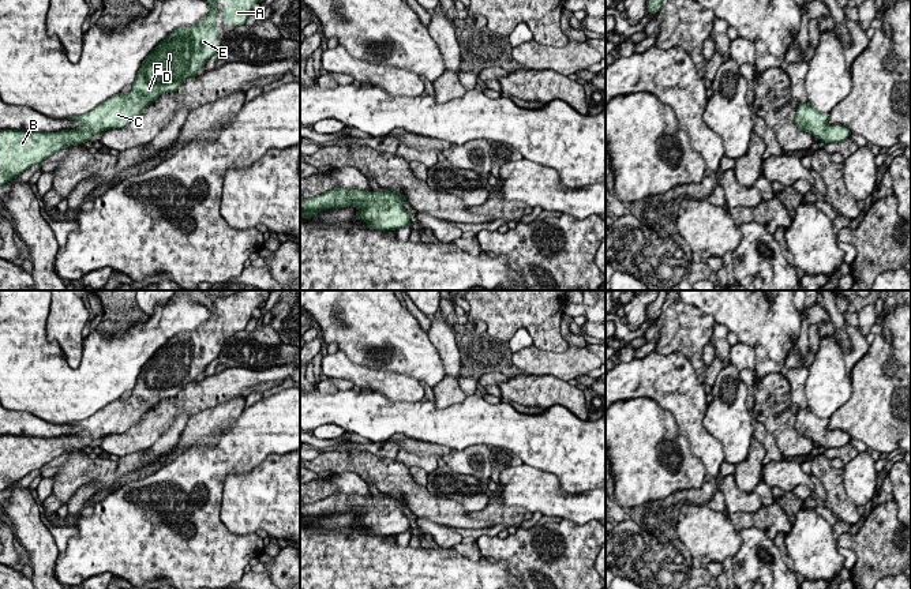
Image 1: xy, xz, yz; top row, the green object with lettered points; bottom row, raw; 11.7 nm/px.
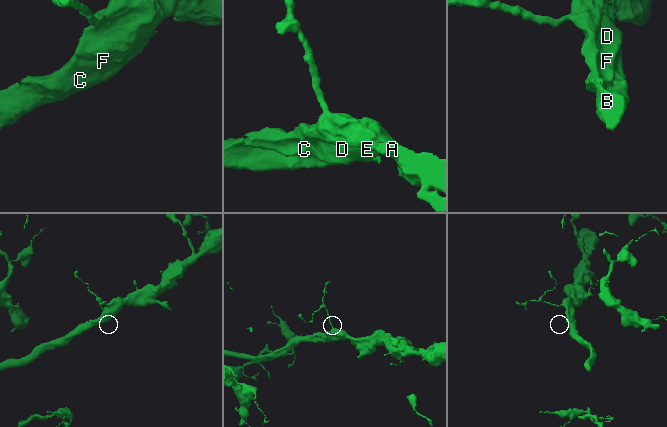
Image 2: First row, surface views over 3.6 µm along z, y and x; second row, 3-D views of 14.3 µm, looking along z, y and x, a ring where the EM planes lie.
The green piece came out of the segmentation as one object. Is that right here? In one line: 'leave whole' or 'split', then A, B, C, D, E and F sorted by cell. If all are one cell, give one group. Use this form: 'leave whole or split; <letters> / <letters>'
leave whole; A B C D E F

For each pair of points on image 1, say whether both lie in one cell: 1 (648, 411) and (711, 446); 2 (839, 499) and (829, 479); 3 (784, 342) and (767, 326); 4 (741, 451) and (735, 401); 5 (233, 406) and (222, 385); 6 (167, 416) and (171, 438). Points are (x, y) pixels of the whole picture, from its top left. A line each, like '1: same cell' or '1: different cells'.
1: different cells
2: same cell
3: same cell
4: same cell
5: different cells
6: different cells

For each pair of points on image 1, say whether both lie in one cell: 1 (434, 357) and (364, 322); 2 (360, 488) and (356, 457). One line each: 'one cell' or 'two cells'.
1: one cell
2: two cells

